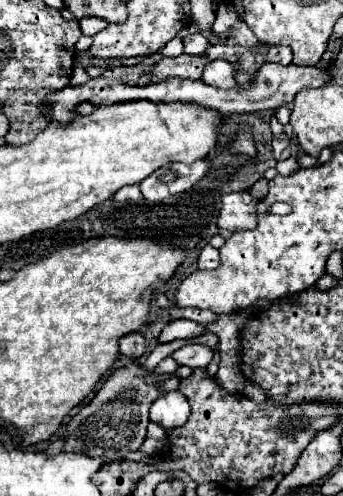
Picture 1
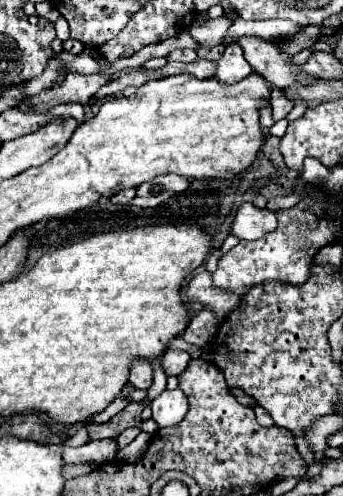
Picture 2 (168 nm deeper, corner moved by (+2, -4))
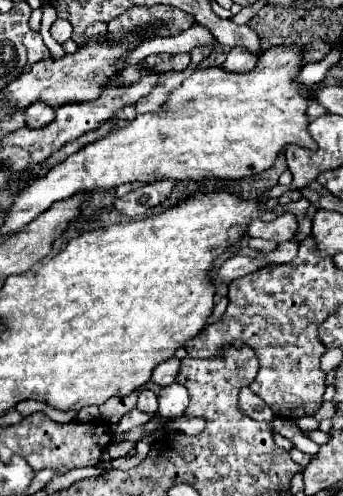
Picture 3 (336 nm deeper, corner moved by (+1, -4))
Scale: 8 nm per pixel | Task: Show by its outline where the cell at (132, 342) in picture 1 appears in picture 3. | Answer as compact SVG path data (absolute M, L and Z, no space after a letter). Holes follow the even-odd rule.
M140 390L138 394L138 408L150 414L156 414L158 408L158 396L152 390Z

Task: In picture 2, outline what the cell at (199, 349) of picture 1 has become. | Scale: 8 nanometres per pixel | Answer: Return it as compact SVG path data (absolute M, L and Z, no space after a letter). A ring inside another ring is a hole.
M167 350L165 354L163 354L163 358L161 358L161 366L163 366L163 372L167 374L167 376L179 376L183 370L185 370L185 366L187 366L187 362L191 360L191 356L187 354L187 352L181 352L181 350Z

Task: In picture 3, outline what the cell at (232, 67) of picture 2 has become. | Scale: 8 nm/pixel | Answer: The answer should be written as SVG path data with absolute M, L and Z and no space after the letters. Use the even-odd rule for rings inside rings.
M232 48L230 54L226 56L226 62L222 64L222 68L232 74L246 74L254 68L256 62L258 62L258 58L252 52L248 52L246 48Z

